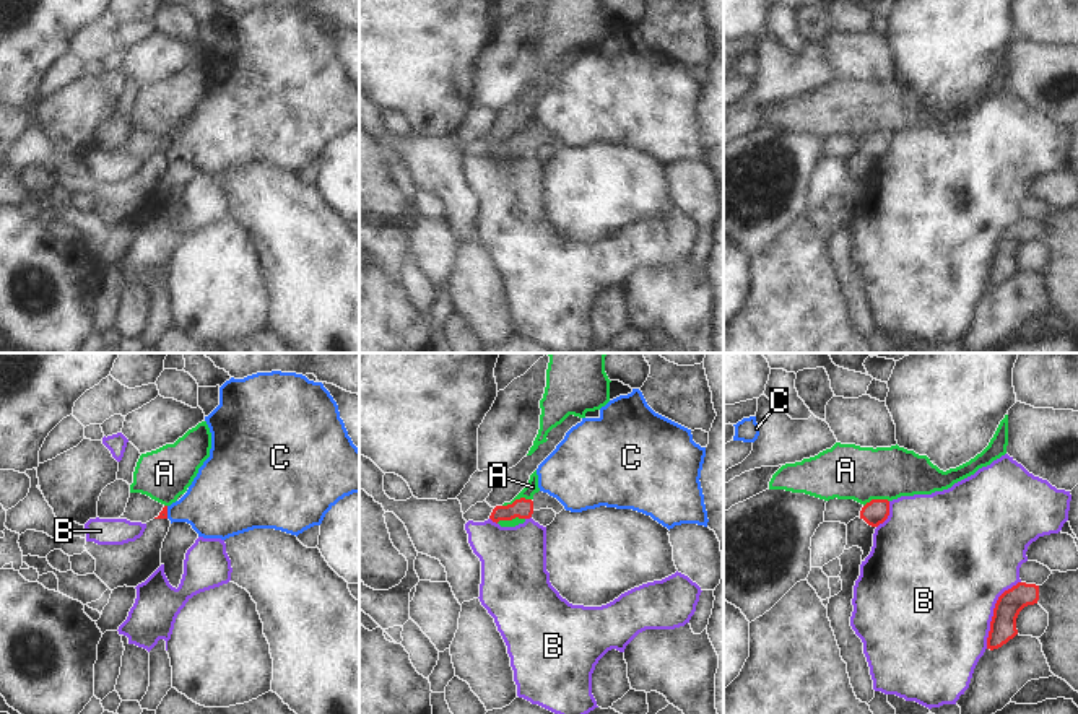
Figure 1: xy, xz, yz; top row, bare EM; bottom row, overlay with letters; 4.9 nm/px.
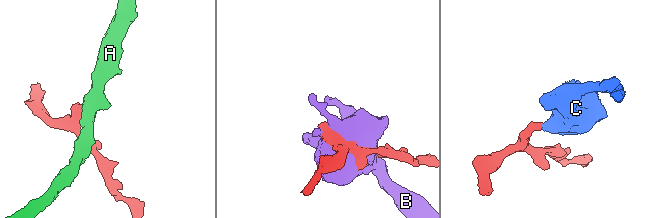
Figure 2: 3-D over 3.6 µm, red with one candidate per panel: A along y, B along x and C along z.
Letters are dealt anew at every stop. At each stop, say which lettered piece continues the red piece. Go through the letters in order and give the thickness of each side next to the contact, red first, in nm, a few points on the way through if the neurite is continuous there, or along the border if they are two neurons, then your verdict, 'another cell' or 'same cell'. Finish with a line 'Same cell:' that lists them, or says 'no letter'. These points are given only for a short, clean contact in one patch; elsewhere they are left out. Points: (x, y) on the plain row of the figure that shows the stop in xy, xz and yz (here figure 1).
A: 100 nm thick on the red side, 60 nm on the other; border along xz (530, 134), (516, 134), (503, 142); another cell
B: 130 nm thick on the red side, 480 nm on the other; another cell
C: 50 nm thick on the red side, 320 nm on the other; border along xy (166, 142), (168, 153); another cell
Same cell: no letter

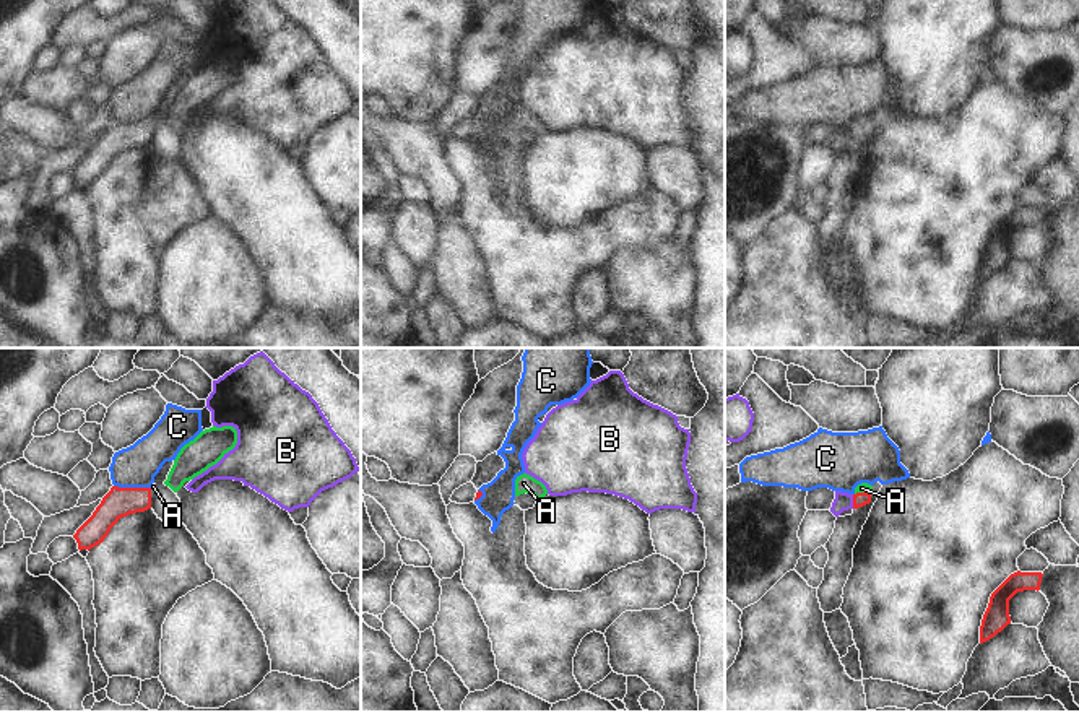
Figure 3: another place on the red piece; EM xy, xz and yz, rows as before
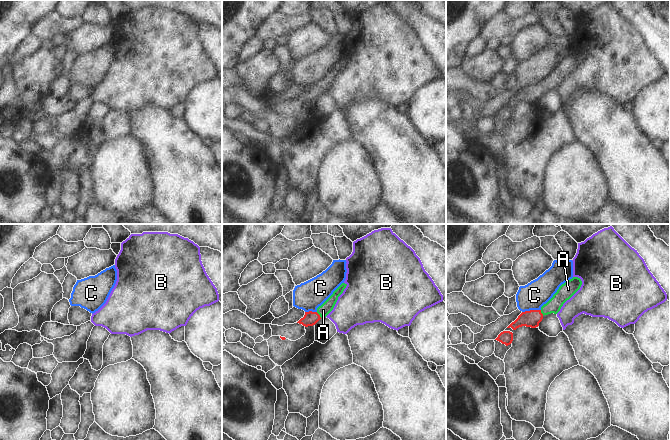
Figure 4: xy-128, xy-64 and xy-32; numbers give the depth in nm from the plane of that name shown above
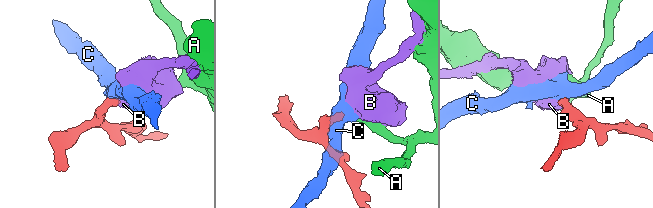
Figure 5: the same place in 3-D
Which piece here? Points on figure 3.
A: 70 nm thick on the red side, 50 nm on the other; runs through yz (860, 135), (862, 129), (862, 124); same cell
B: 70 nm thick on the red side, 90 nm on the other; border along yz (852, 130), (853, 143); another cell
C: 150 nm thick on the red side, 200 nm on the other; border along xy (114, 121), (150, 124); another cell
Same cell: A

